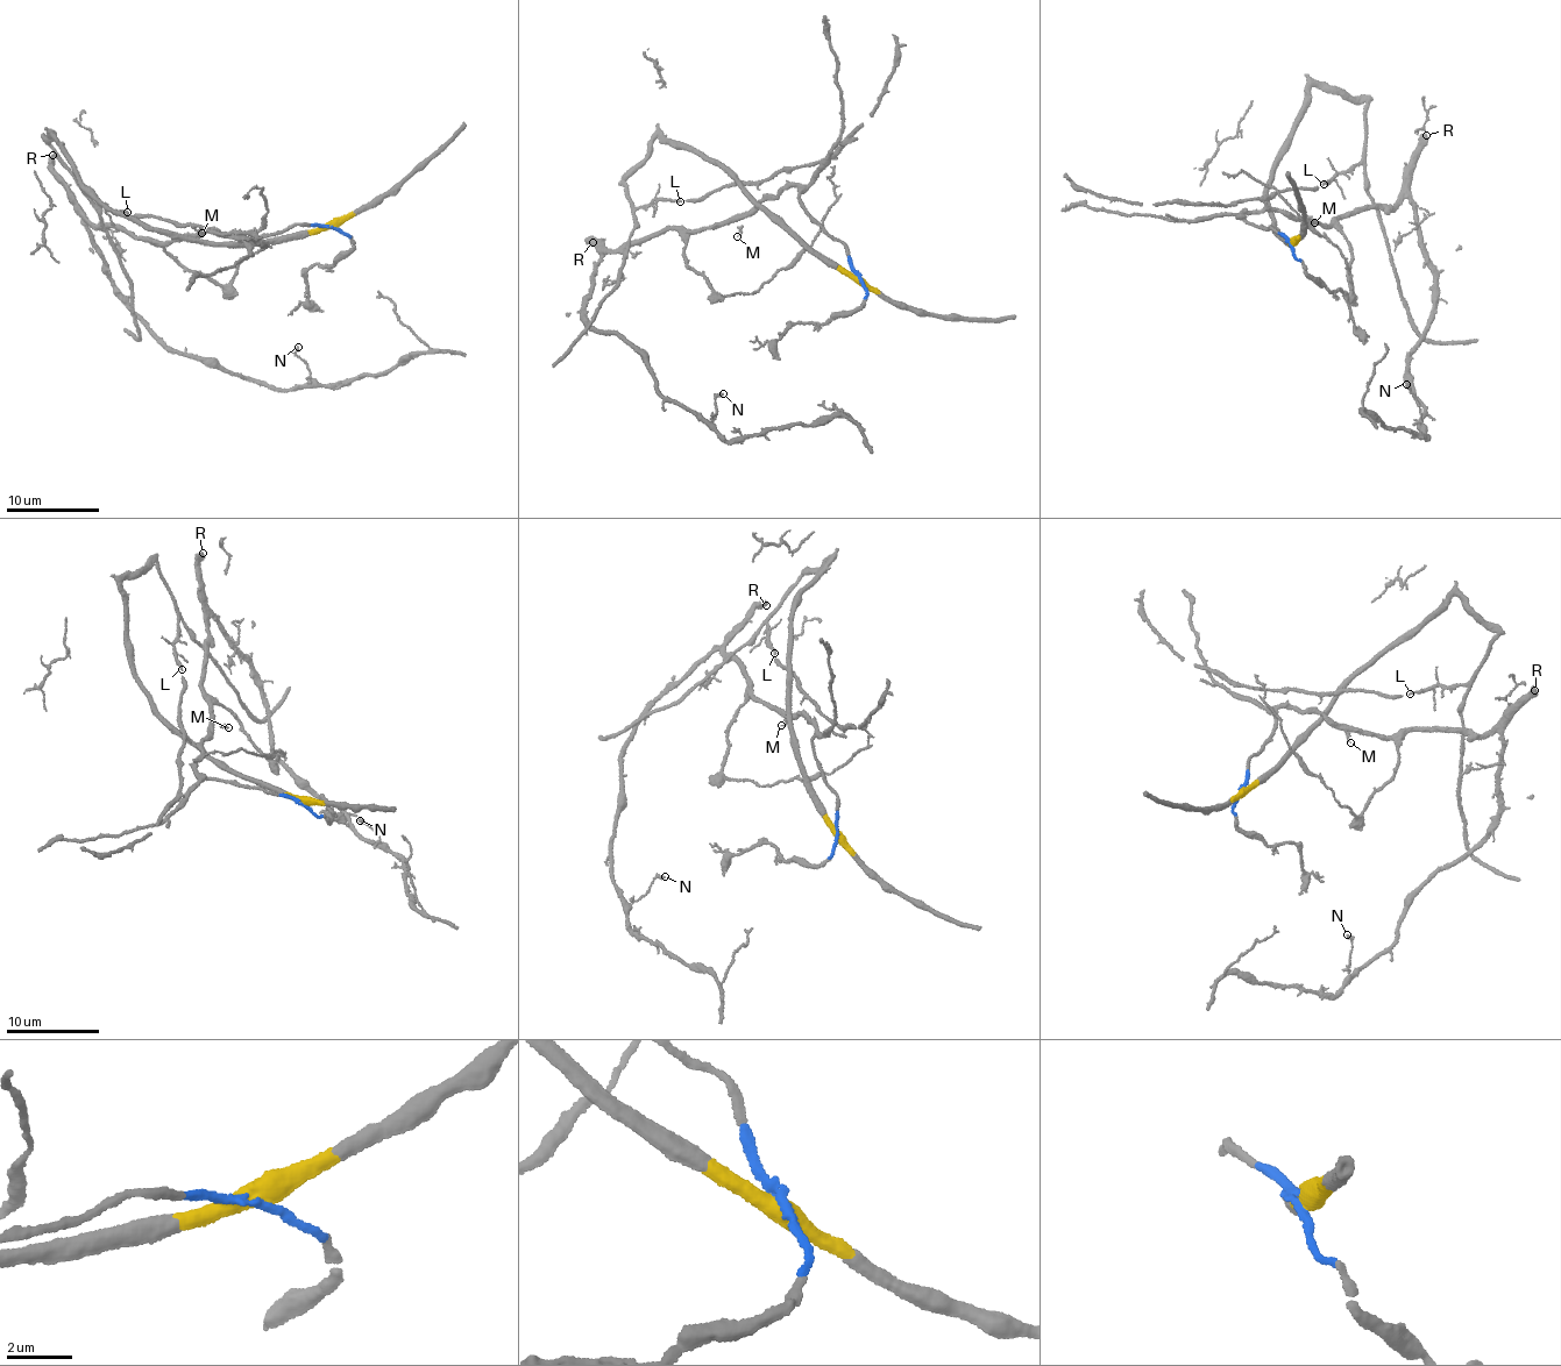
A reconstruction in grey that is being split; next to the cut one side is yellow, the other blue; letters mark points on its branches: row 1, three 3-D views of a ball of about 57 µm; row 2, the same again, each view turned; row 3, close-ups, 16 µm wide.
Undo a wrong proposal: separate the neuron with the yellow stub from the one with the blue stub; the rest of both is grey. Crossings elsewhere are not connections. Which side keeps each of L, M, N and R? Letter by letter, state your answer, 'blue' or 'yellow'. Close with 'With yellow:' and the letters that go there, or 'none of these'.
L: yellow
M: blue
N: blue
R: blue
With yellow: L

